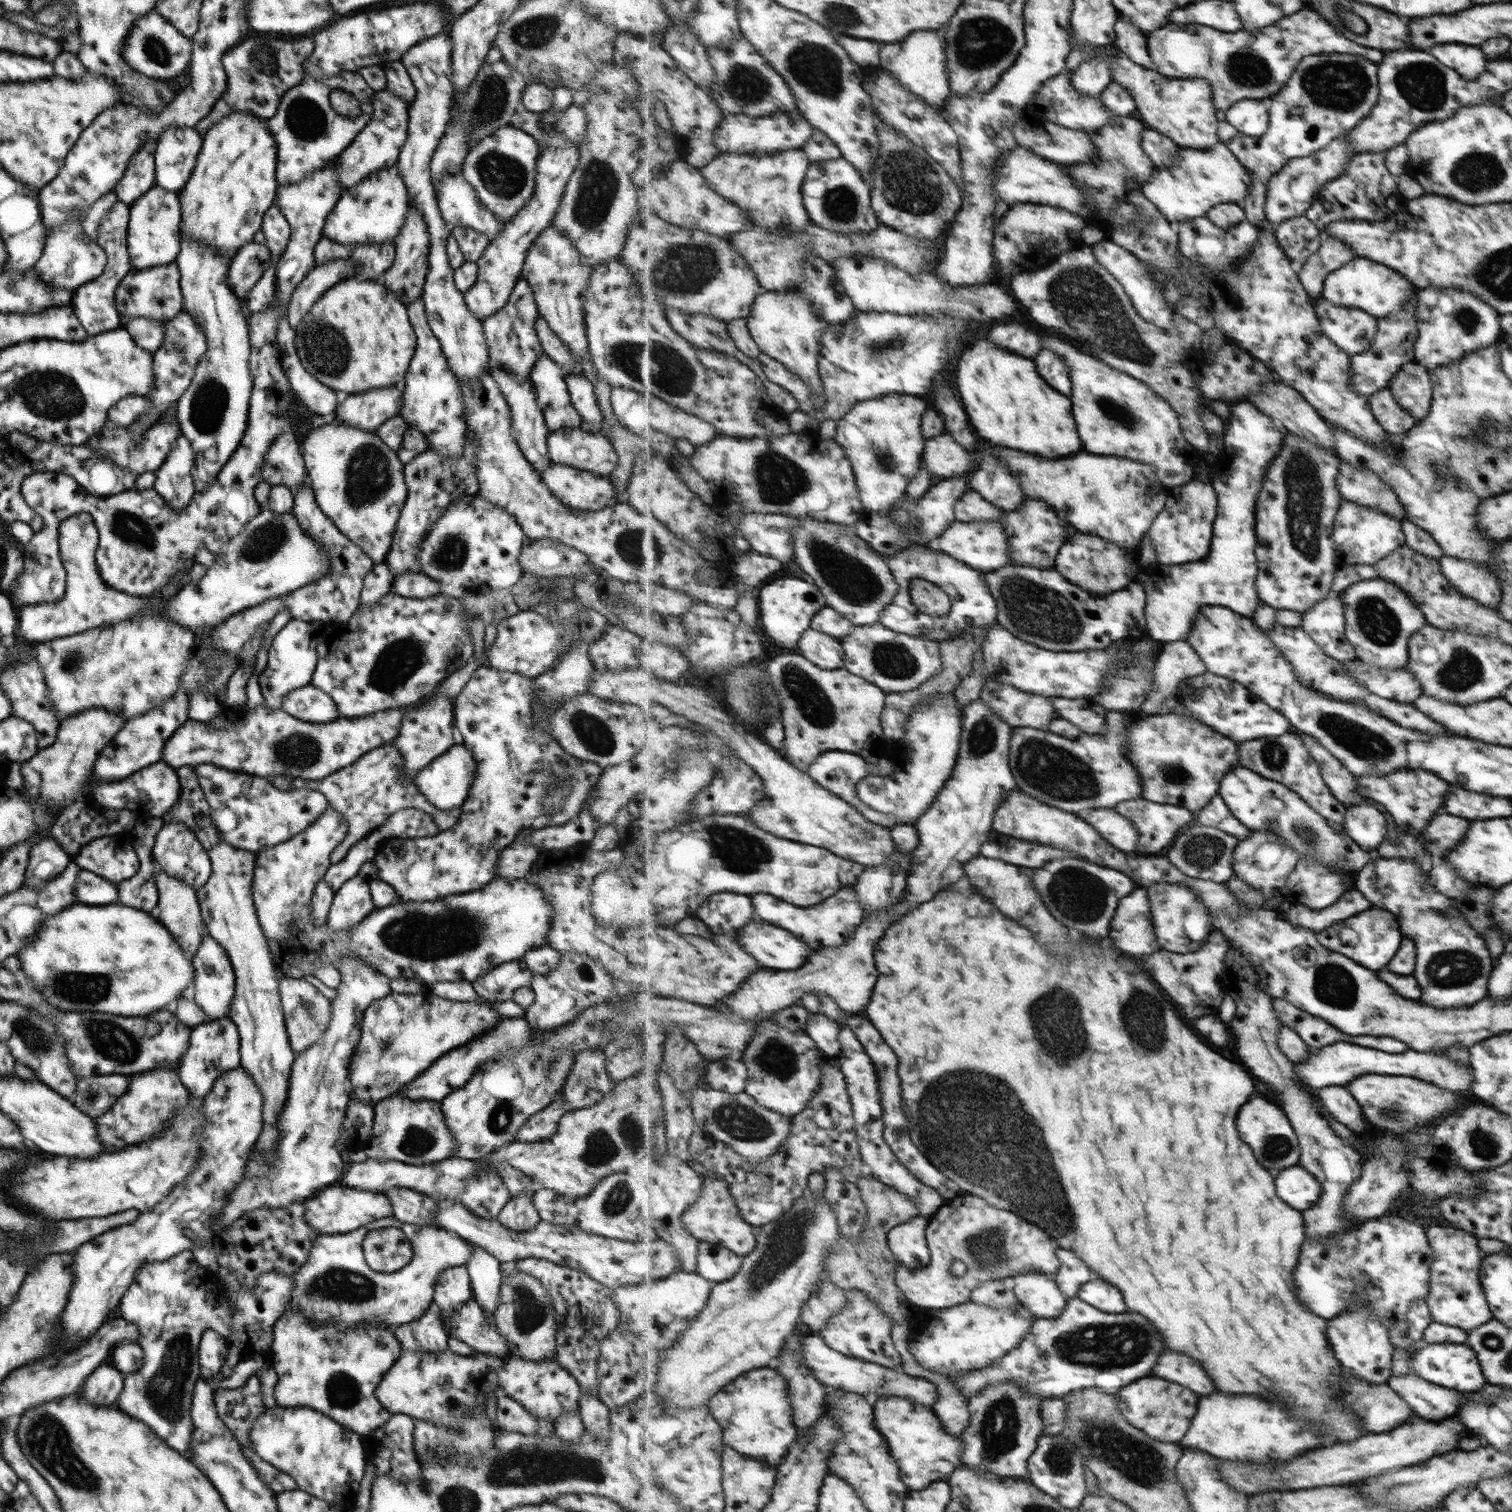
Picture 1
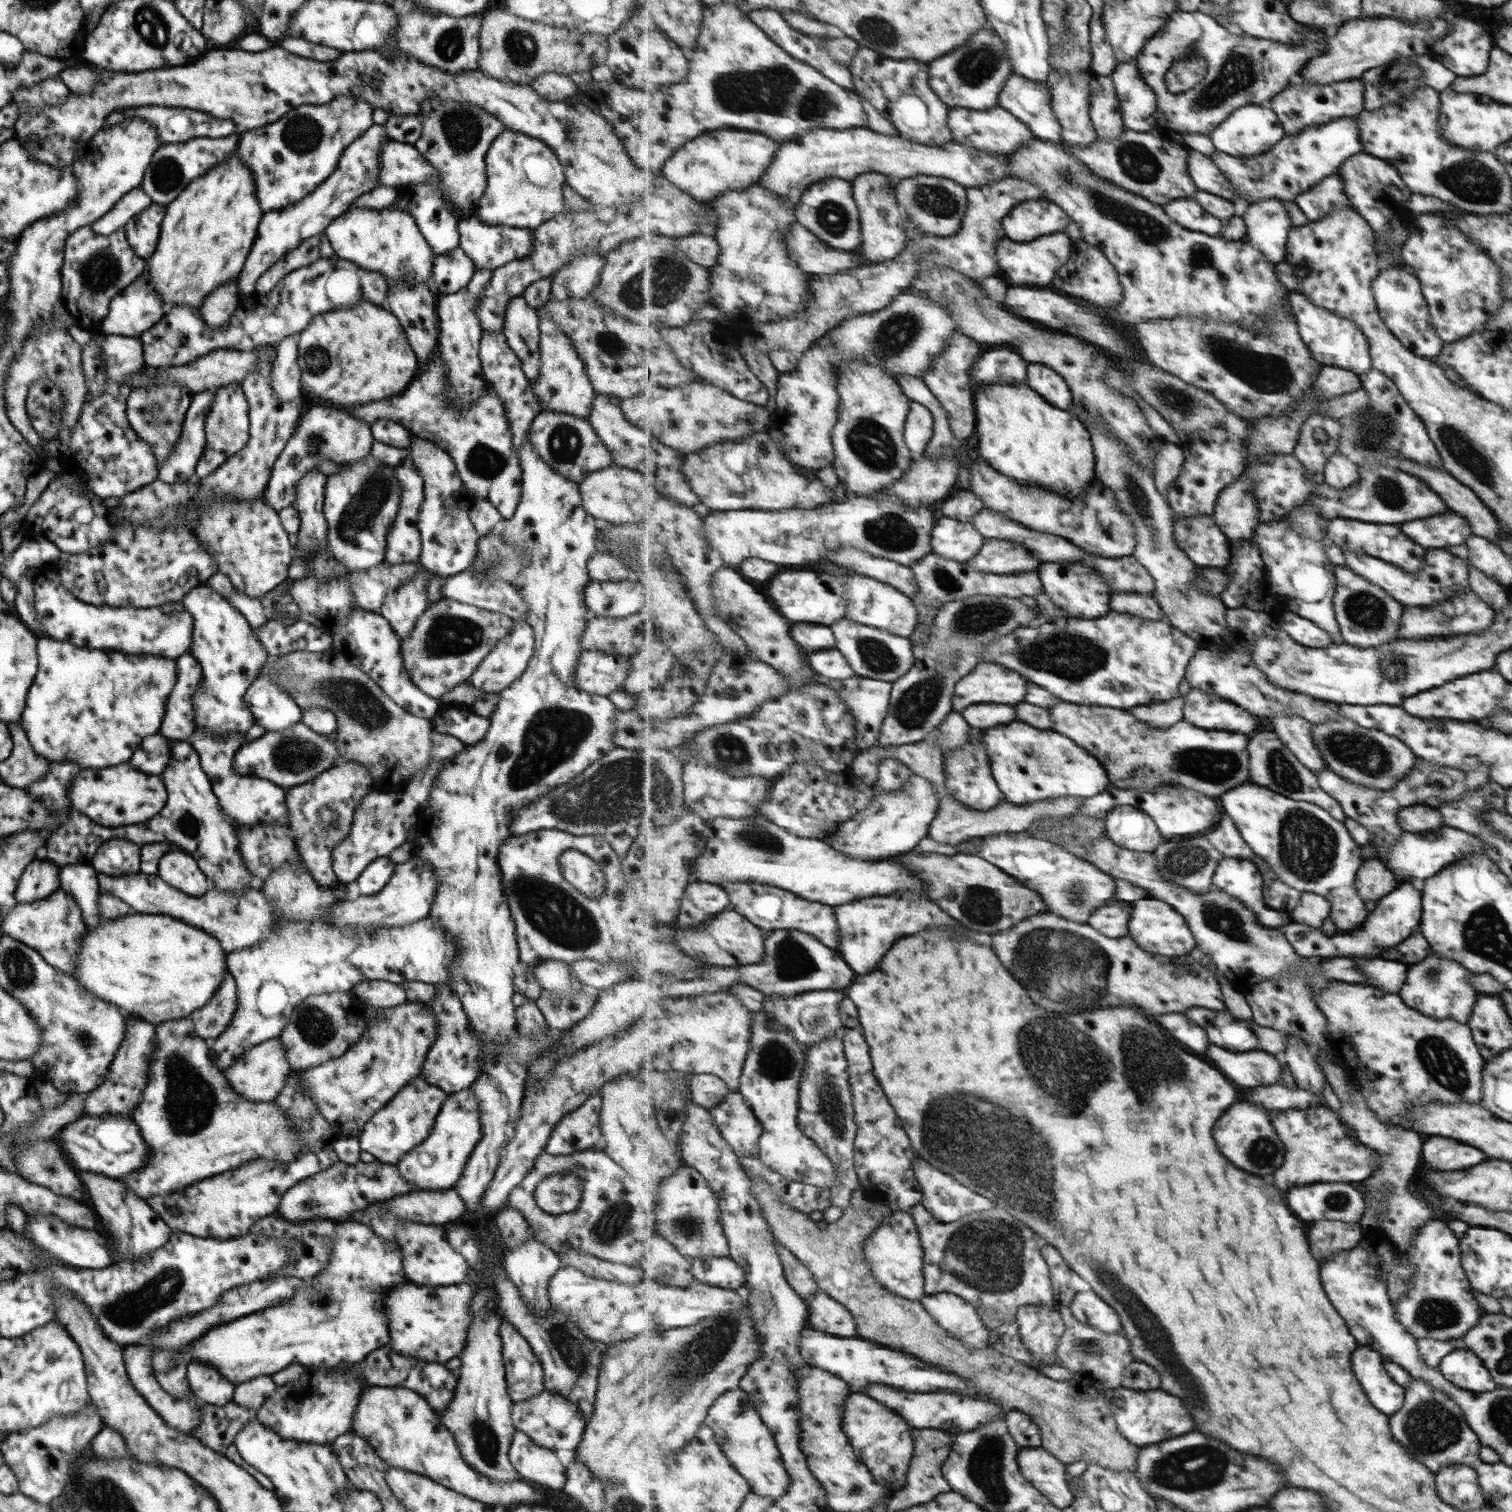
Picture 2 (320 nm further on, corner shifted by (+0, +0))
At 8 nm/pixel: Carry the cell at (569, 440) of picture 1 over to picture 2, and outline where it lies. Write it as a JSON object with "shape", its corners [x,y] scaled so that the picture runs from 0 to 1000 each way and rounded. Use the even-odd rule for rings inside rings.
{"shape":[[[358,272],[351,279],[348,291],[354,300],[368,313],[382,320],[390,312],[405,308],[401,295],[394,287],[388,277],[379,276],[372,272]]]}

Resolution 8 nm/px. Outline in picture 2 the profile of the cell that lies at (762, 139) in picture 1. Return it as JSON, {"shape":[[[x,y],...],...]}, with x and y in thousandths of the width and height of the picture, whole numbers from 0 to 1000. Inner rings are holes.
{"shape":[[[476,85],[457,92],[441,107],[440,117],[461,134],[470,134],[483,126],[493,126],[500,122],[511,108],[515,95],[505,88]]]}

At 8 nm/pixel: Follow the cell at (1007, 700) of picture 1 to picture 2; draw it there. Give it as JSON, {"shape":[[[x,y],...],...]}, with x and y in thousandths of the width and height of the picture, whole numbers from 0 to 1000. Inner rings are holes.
{"shape":[[[647,465],[636,472],[643,481],[650,483],[673,477],[673,470],[666,466]]]}

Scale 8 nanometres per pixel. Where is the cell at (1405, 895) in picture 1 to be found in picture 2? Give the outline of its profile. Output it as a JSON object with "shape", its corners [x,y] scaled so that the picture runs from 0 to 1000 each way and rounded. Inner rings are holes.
{"shape":[[[947,630],[940,636],[931,639],[931,651],[928,651],[928,661],[933,664],[937,669],[941,669],[941,672],[945,672],[949,675],[960,674],[966,677],[970,677],[970,674],[974,671],[974,667],[977,658],[972,651],[972,646],[976,645],[972,643],[964,636],[960,635],[956,632],[953,632]]]}

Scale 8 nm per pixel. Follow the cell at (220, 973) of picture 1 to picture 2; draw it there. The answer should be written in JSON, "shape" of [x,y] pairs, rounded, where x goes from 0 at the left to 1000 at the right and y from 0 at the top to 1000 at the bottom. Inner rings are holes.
{"shape":[[[149,643],[142,658],[132,668],[124,671],[128,677],[129,684],[132,687],[140,688],[149,681],[155,669],[155,666],[155,647]]]}

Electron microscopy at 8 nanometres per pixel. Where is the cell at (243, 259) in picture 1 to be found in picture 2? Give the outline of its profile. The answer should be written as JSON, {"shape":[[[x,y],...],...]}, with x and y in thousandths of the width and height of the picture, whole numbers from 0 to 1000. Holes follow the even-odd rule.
{"shape":[[[155,184],[150,185],[149,188],[146,188],[136,196],[131,206],[138,217],[151,217],[153,209],[158,202],[157,198],[156,184]]]}

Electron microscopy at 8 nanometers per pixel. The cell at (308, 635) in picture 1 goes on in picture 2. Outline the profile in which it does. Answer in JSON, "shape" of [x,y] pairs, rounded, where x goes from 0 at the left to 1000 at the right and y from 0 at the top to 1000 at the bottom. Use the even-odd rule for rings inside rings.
{"shape":[[[177,446],[170,447],[169,450],[162,457],[160,462],[165,471],[167,472],[167,478],[171,479],[175,484],[188,483],[188,481],[198,478],[199,470],[195,466],[194,462],[187,456],[185,453],[182,453]]]}

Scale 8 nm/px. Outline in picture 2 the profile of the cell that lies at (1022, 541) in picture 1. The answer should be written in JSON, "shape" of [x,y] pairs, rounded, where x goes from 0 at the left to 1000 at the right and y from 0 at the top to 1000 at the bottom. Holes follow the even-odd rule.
{"shape":[[[652,356],[649,364],[642,370],[640,374],[647,378],[657,380],[673,380],[675,378],[685,378],[688,373],[686,369],[677,361],[665,357]]]}

